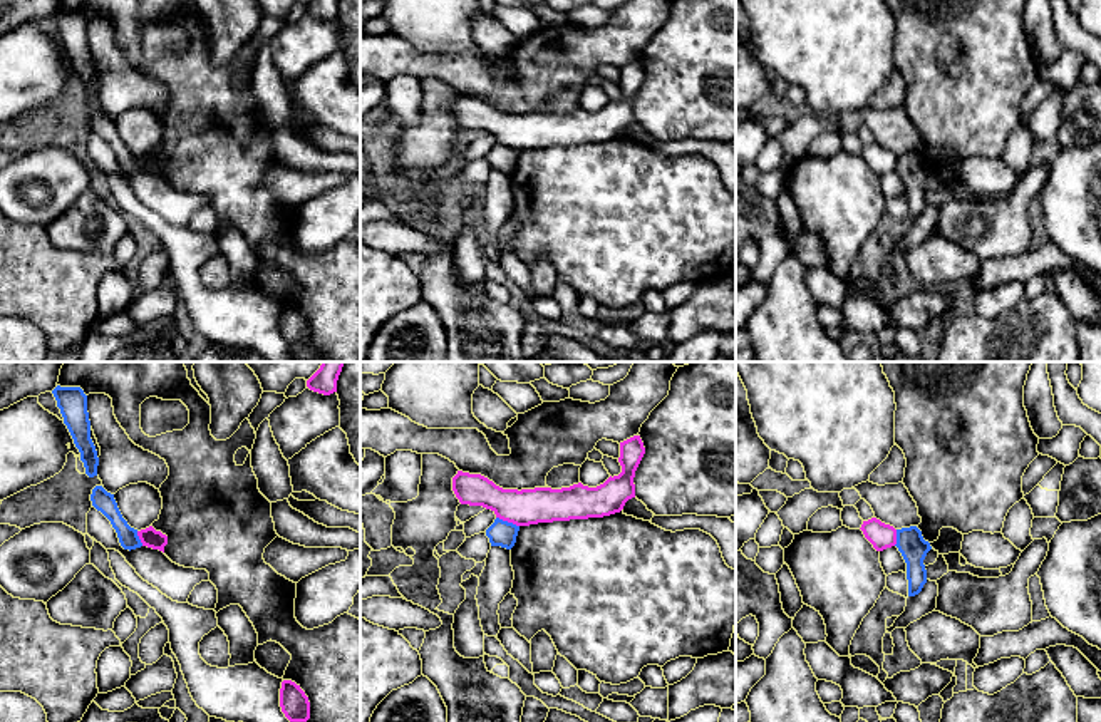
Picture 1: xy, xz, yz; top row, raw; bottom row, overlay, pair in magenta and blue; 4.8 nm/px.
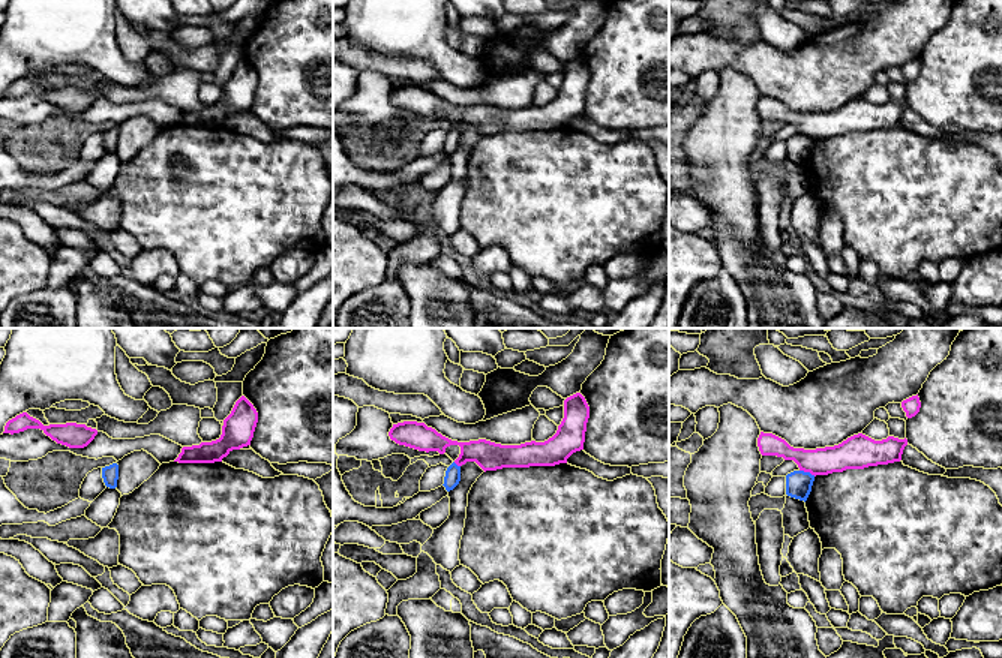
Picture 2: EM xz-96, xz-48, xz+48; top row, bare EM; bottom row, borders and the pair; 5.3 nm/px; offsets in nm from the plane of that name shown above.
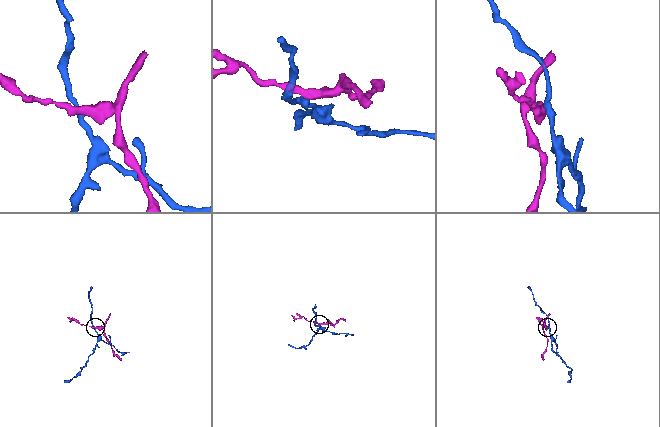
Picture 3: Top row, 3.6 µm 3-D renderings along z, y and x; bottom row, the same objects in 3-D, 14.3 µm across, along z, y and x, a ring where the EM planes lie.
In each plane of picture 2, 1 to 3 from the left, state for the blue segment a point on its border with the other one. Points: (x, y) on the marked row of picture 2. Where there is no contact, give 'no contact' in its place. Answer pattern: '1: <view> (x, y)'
1: no contact
2: xz-48 (456, 463)
3: xz+48 (807, 471)

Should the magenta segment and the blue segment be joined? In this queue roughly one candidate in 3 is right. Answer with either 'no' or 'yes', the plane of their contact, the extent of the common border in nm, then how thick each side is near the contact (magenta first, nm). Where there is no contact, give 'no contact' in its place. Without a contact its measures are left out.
no; meets magenta in xz; contact 120 nm long; 180 nm thick on the magenta side, 130 nm on the other

